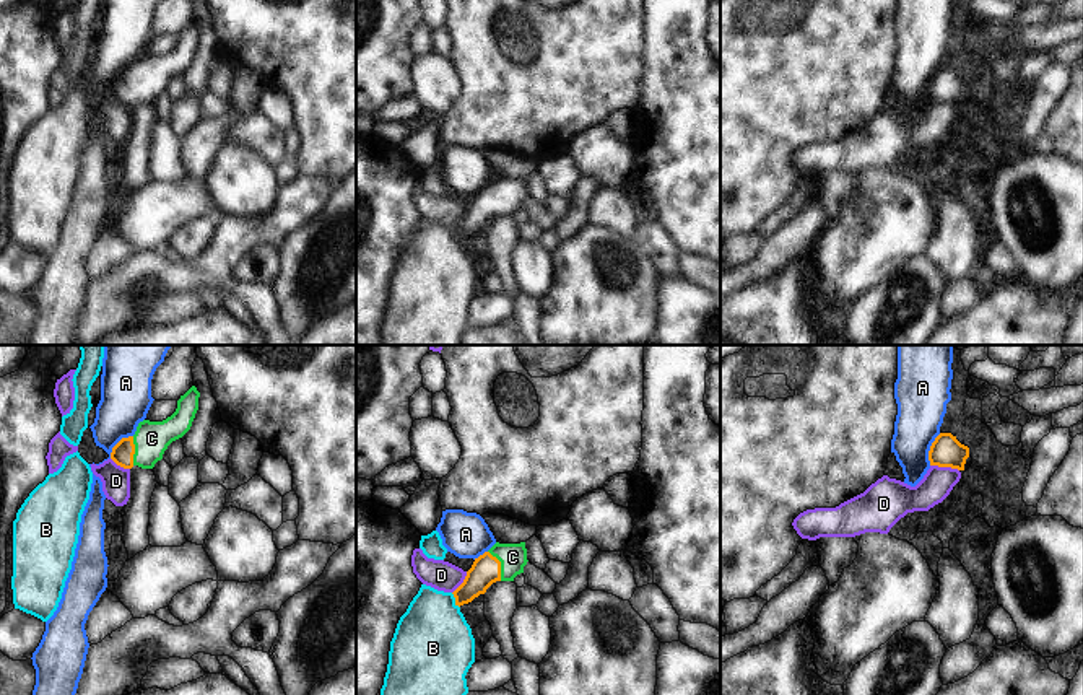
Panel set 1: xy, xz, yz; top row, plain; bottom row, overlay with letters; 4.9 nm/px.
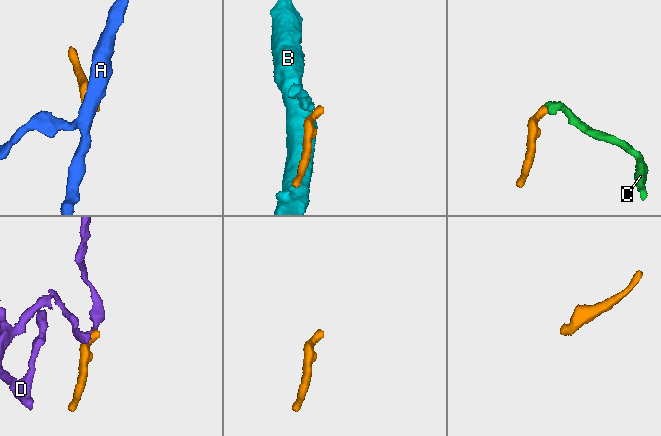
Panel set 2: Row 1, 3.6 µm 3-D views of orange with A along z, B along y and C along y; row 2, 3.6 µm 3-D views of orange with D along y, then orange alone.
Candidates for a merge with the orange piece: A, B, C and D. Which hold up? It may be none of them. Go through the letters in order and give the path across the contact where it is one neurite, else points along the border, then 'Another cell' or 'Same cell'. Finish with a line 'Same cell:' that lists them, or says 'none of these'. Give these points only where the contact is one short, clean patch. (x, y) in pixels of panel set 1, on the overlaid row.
A: Boundary: yz (940, 433), (930, 446), (929, 464). Another cell
B: Another cell
C: Path across: xz (487, 568), (500, 565), (513, 557). Same cell
D: Another cell
Same cell: C.

